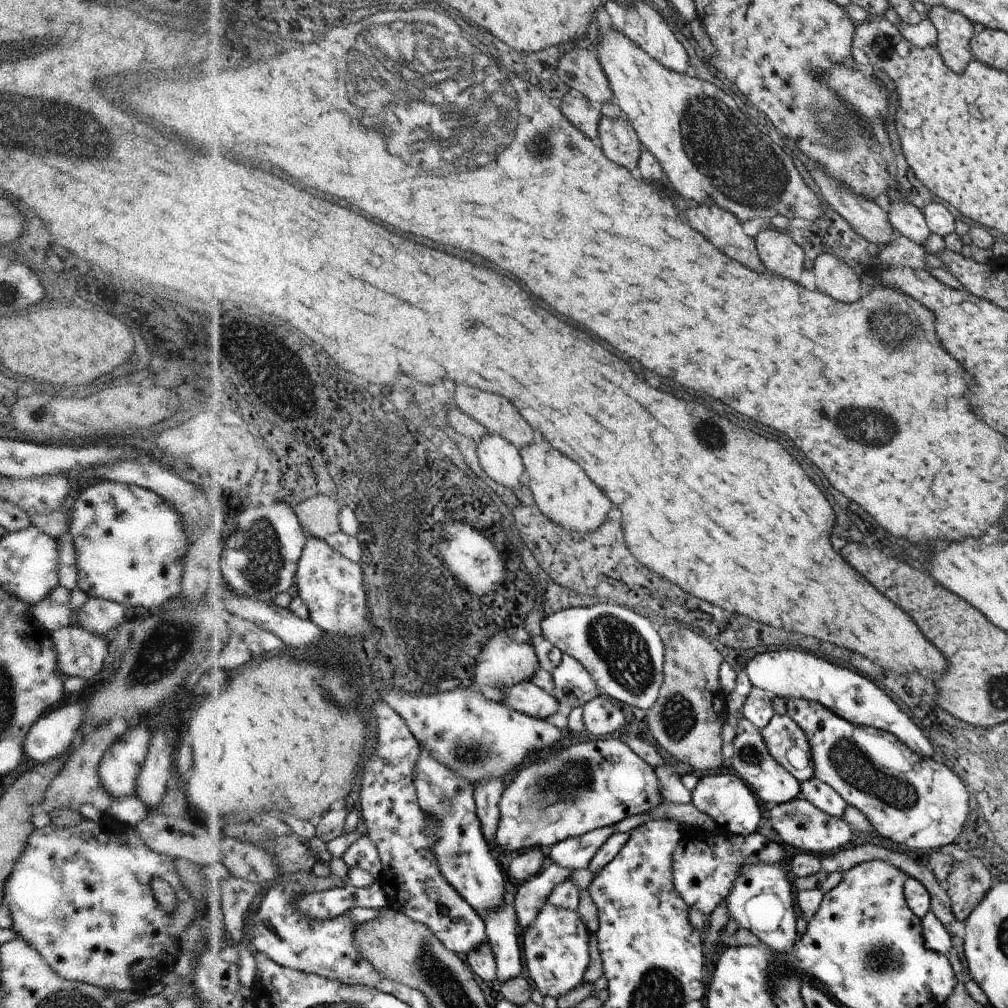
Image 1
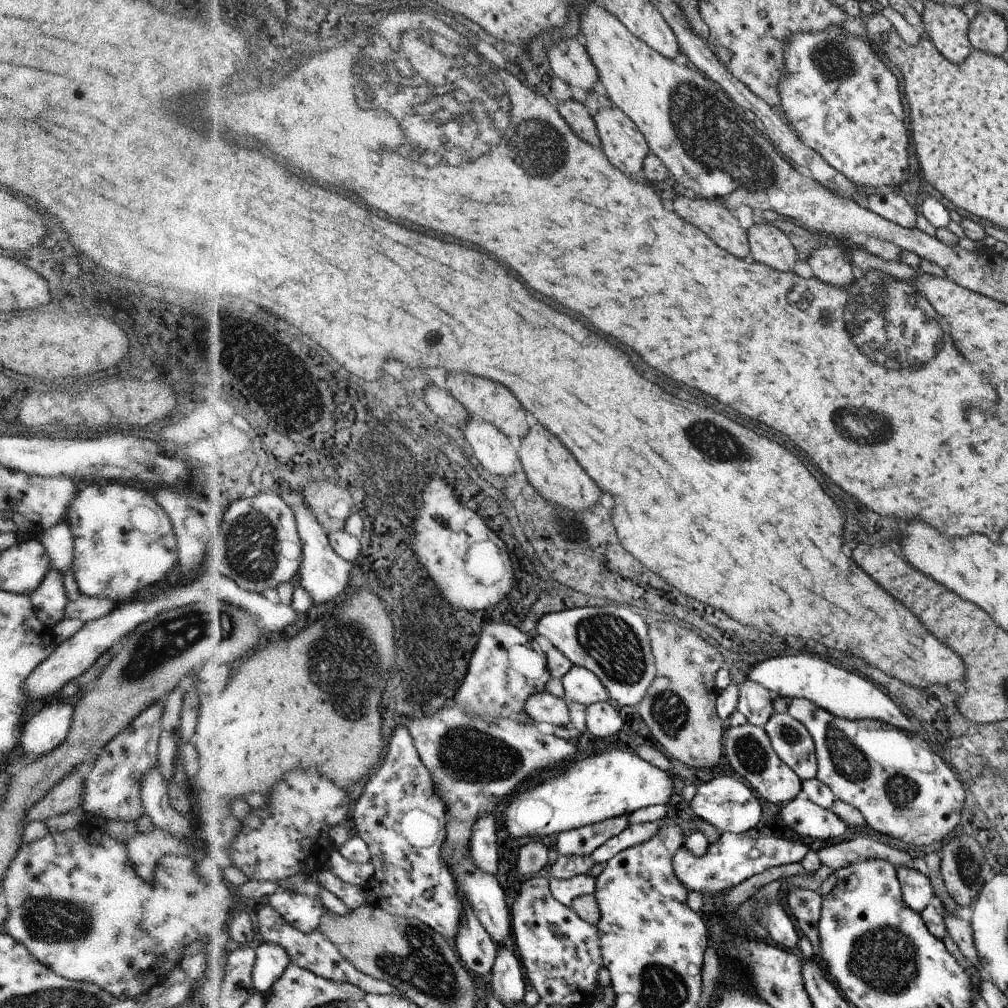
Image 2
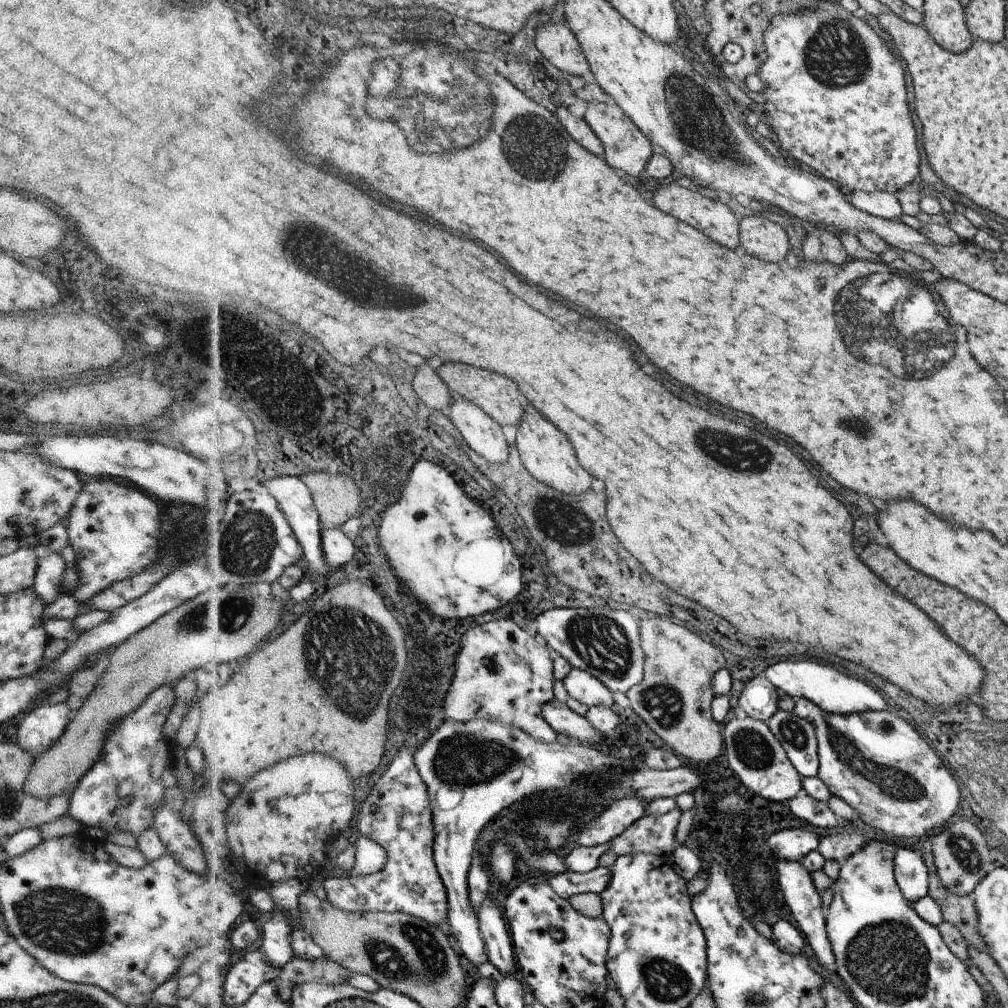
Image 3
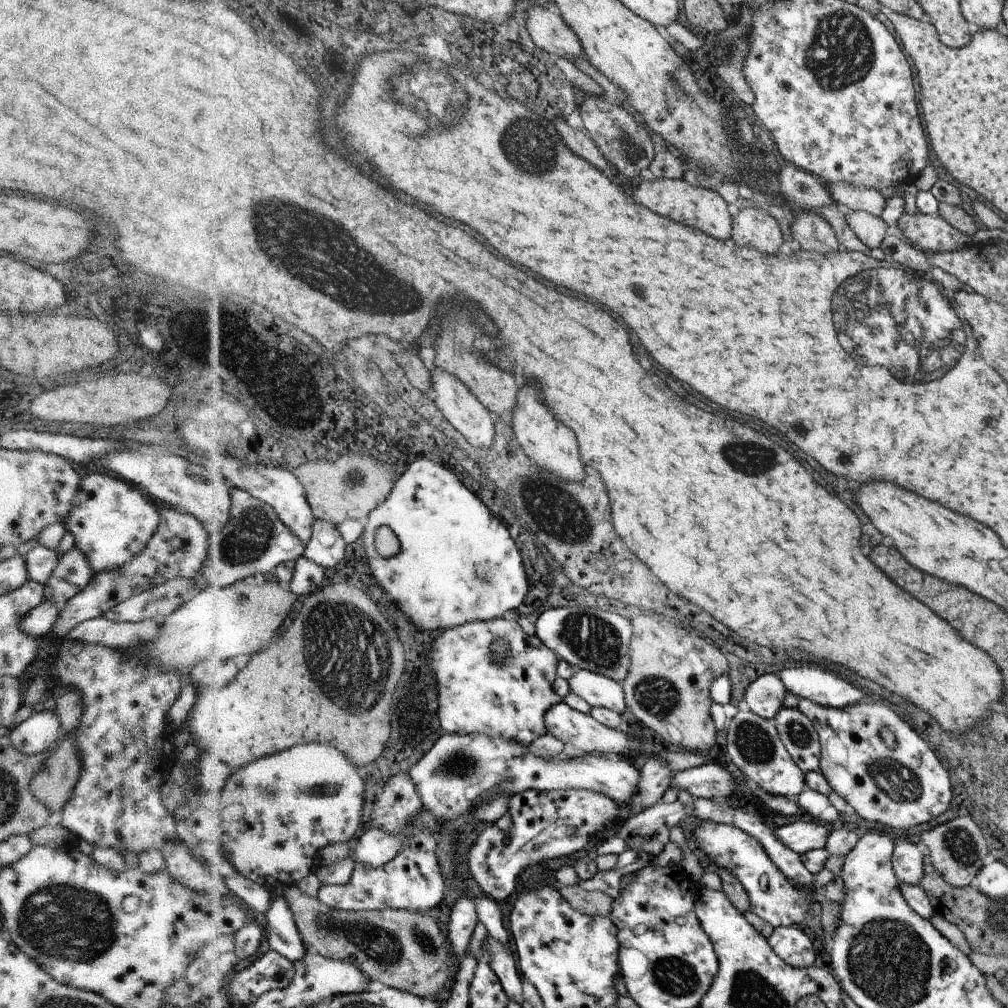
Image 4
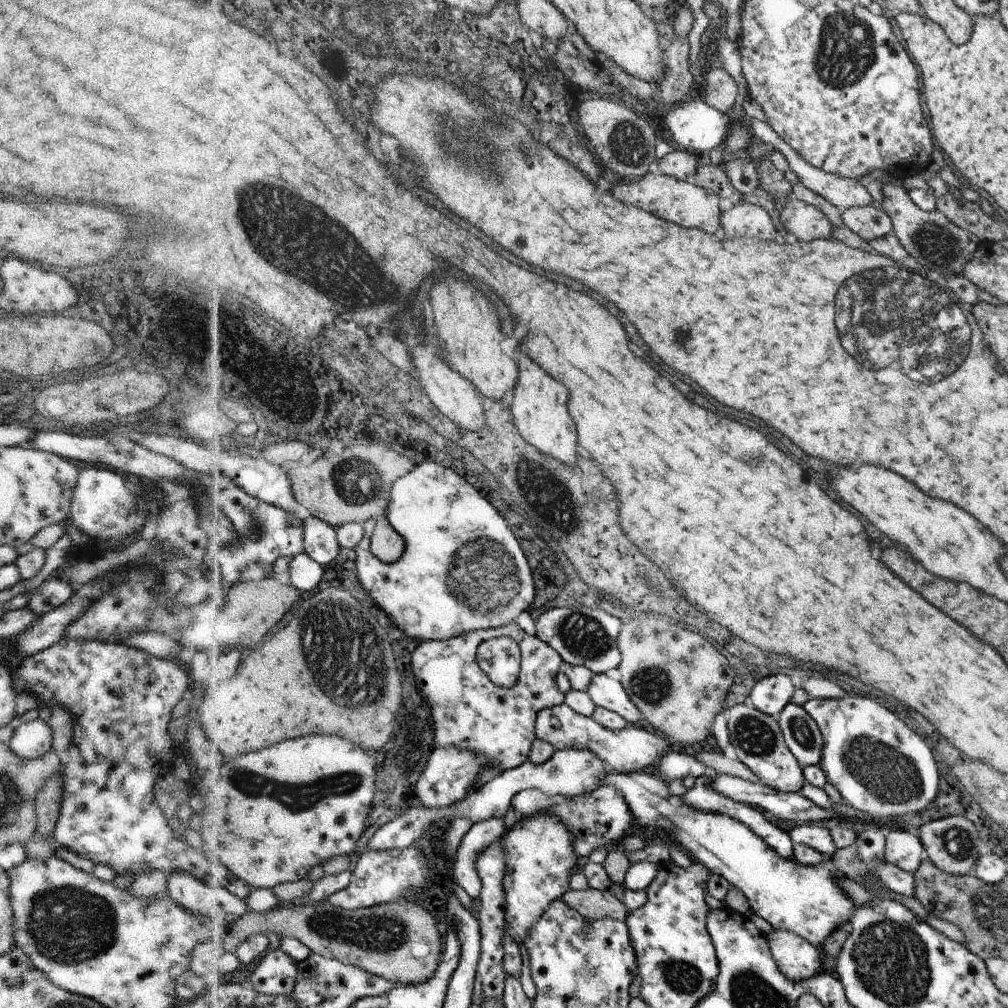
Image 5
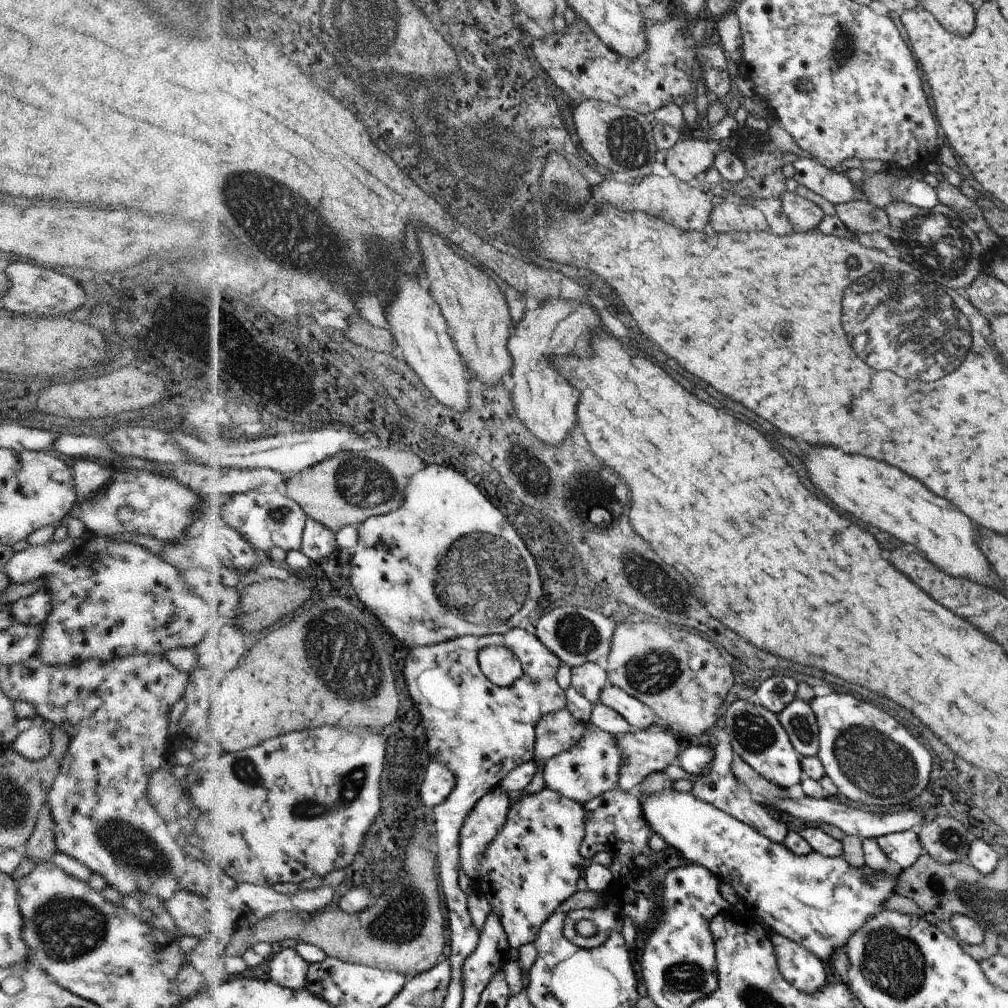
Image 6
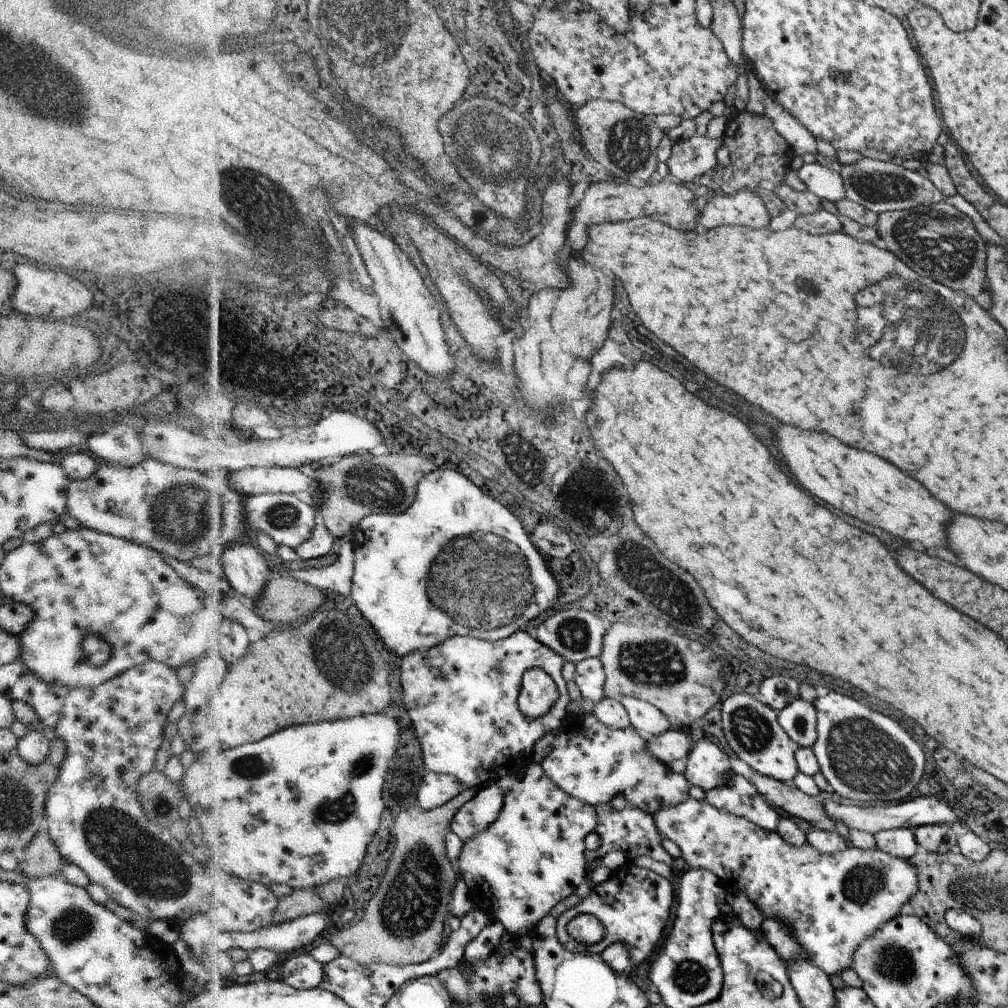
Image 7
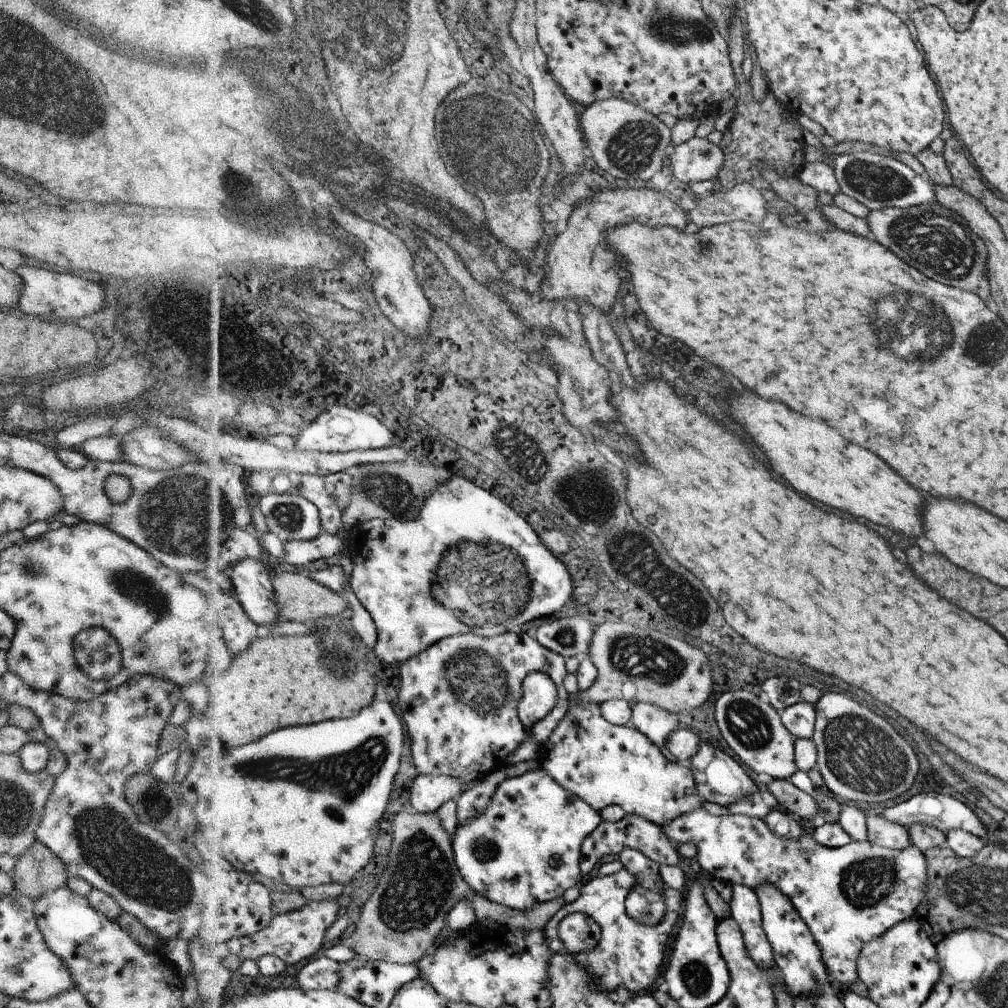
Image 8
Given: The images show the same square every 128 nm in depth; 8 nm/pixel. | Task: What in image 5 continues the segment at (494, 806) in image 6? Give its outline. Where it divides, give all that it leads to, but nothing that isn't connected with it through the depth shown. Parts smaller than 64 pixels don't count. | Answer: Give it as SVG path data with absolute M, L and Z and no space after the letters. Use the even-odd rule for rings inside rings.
M488 818L472 823L472 828L462 837L455 861L458 884L474 900L480 900L482 882L476 868L476 856L480 856L494 840L500 840L507 831L504 818Z

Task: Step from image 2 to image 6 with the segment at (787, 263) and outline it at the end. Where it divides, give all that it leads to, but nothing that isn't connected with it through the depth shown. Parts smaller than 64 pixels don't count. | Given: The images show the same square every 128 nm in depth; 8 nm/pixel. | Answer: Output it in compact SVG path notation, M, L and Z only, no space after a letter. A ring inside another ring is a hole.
M723 202L712 208L709 218L710 226L716 232L734 232L734 230L768 230L768 221L759 206L745 204L734 204Z

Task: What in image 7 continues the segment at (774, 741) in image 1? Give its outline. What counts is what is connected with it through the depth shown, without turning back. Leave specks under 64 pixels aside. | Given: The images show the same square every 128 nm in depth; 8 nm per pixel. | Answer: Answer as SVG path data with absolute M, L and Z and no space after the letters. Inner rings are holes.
M794 701L780 712L780 723L798 748L811 747L817 738L817 712L811 702Z

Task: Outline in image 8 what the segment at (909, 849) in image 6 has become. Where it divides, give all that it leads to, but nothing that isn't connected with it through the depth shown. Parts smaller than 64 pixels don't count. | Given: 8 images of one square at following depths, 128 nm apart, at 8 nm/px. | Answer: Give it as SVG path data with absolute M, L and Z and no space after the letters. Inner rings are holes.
M866 813L867 816L867 840L879 846L903 850L910 845L911 839L908 828L897 823L886 821L886 818Z

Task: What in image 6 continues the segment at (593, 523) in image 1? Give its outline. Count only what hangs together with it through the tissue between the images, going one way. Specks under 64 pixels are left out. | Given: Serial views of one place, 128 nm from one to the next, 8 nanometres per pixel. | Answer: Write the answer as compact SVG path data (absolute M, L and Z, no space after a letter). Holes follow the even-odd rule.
M550 298L546 300L546 304L542 304L536 310L526 312L524 320L520 321L515 330L510 335L507 342L507 349L512 355L513 364L511 376L514 380L513 404L518 418L529 427L537 438L542 438L542 442L552 444L552 446L562 446L569 437L574 424L576 424L576 402L580 392L576 388L572 388L556 370L554 370L554 356L588 356L590 348L588 348L588 336L590 332L598 332L600 326L600 318L598 312L594 308L590 308L588 304L582 304L580 300L564 300L563 298Z

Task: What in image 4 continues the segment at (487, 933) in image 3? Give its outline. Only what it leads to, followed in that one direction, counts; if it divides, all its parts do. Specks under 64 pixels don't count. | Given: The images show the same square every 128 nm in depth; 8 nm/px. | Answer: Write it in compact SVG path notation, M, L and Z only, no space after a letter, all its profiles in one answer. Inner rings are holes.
M493 937L487 938L489 966L502 984L504 993L510 999L523 1002L523 978L517 966L516 956L508 945L504 945Z

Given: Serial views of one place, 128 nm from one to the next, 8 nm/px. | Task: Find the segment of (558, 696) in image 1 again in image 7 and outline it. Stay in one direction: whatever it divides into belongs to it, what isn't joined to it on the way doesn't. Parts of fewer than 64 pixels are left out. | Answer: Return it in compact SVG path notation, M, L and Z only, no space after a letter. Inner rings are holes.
M621 696L616 699L626 708L631 726L635 730L640 732L644 730L648 736L657 737L672 728L667 716L648 701L631 696Z

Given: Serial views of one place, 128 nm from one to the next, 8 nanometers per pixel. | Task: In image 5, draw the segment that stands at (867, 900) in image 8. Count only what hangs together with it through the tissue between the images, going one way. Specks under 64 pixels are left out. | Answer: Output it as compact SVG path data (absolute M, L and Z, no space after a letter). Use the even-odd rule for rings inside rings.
M630 772L630 774L604 774L600 784L614 786L620 794L624 794L624 800L632 812L637 825L644 829L655 829L662 837L668 841L679 844L685 848L687 854L695 862L702 863L709 872L723 876L731 886L740 890L746 896L751 910L762 916L766 922L772 925L776 930L787 930L794 934L801 935L802 938L812 942L812 946L822 946L826 938L838 930L844 922L850 922L854 916L856 907L854 902L848 897L847 892L841 887L842 874L836 870L833 858L828 855L822 856L822 862L816 866L804 866L795 859L786 860L778 856L778 852L773 849L765 839L760 838L750 830L743 822L734 820L731 816L716 814L716 812L696 812L690 806L684 804L682 796L672 795L668 784L661 780L656 774L642 772Z

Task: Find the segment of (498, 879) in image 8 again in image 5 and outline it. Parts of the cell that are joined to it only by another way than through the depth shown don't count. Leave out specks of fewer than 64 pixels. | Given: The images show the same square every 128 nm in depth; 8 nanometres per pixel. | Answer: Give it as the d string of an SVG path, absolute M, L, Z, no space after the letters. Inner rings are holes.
M540 812L517 818L514 826L501 837L506 872L502 878L506 906L505 931L516 944L522 944L530 934L534 922L542 918L554 901L570 890L570 876L578 862L574 850L574 834L570 834L564 816Z

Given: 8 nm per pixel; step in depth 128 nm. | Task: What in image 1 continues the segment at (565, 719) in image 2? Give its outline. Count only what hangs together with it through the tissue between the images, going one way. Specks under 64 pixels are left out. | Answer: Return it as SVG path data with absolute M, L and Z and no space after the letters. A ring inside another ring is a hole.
M530 681L503 687L501 696L506 707L530 717L547 720L559 710L558 702L553 696Z

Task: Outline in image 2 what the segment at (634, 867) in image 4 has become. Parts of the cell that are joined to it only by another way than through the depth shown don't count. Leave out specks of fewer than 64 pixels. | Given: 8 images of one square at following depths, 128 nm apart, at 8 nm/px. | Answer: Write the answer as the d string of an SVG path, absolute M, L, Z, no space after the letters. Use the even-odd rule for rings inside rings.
M589 874L577 875L570 879L549 879L549 887L557 902L563 906L572 907L572 902L580 896L593 895L596 877Z

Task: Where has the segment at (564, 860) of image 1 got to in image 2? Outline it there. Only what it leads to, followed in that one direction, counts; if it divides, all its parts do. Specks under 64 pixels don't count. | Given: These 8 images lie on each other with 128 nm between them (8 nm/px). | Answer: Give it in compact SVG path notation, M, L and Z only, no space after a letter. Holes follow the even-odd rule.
M623 815L604 823L561 833L557 842L559 856L591 855L611 837L621 834L629 826L628 818L629 815Z

